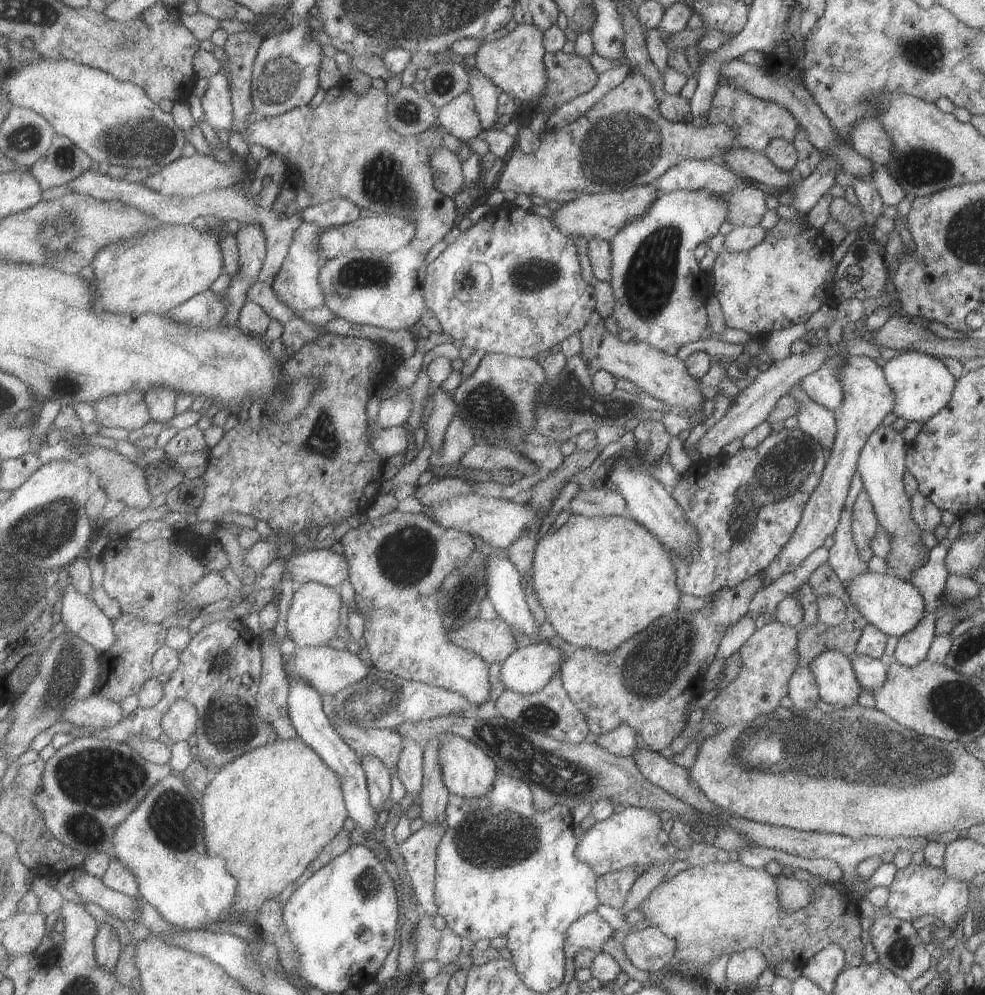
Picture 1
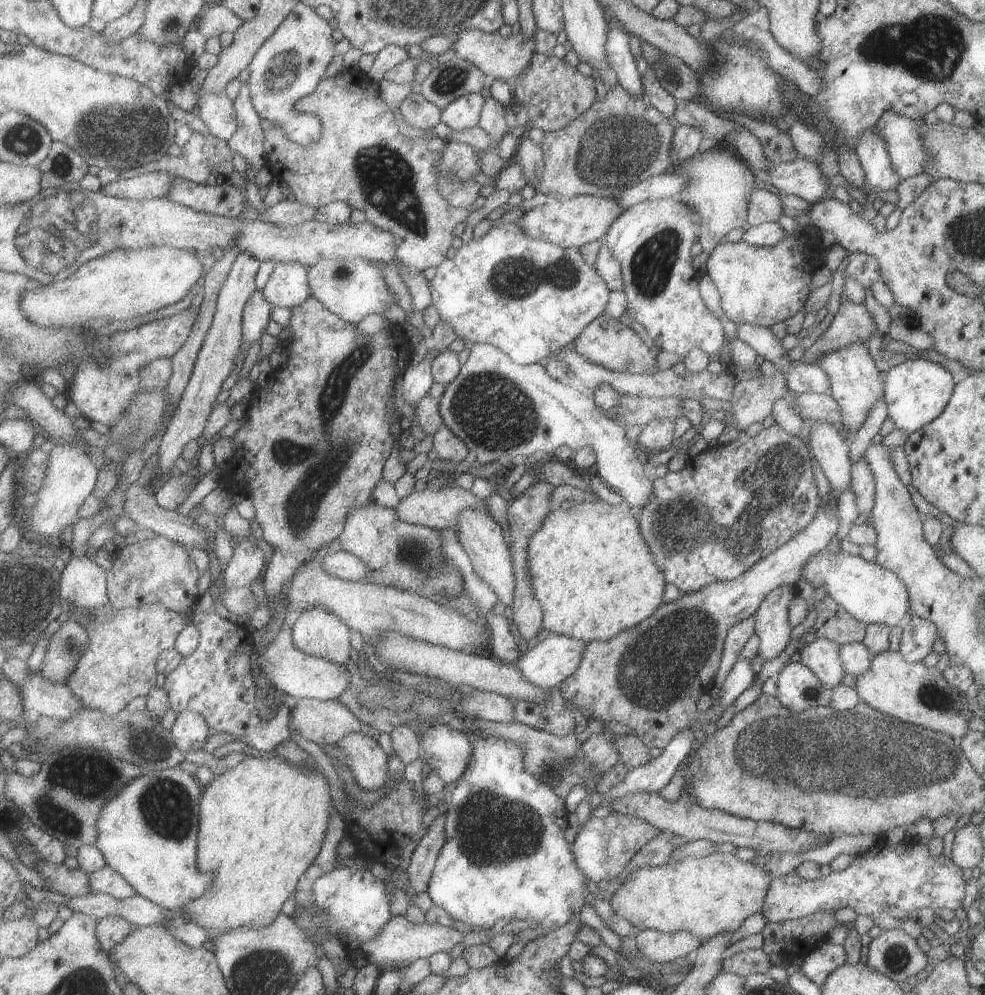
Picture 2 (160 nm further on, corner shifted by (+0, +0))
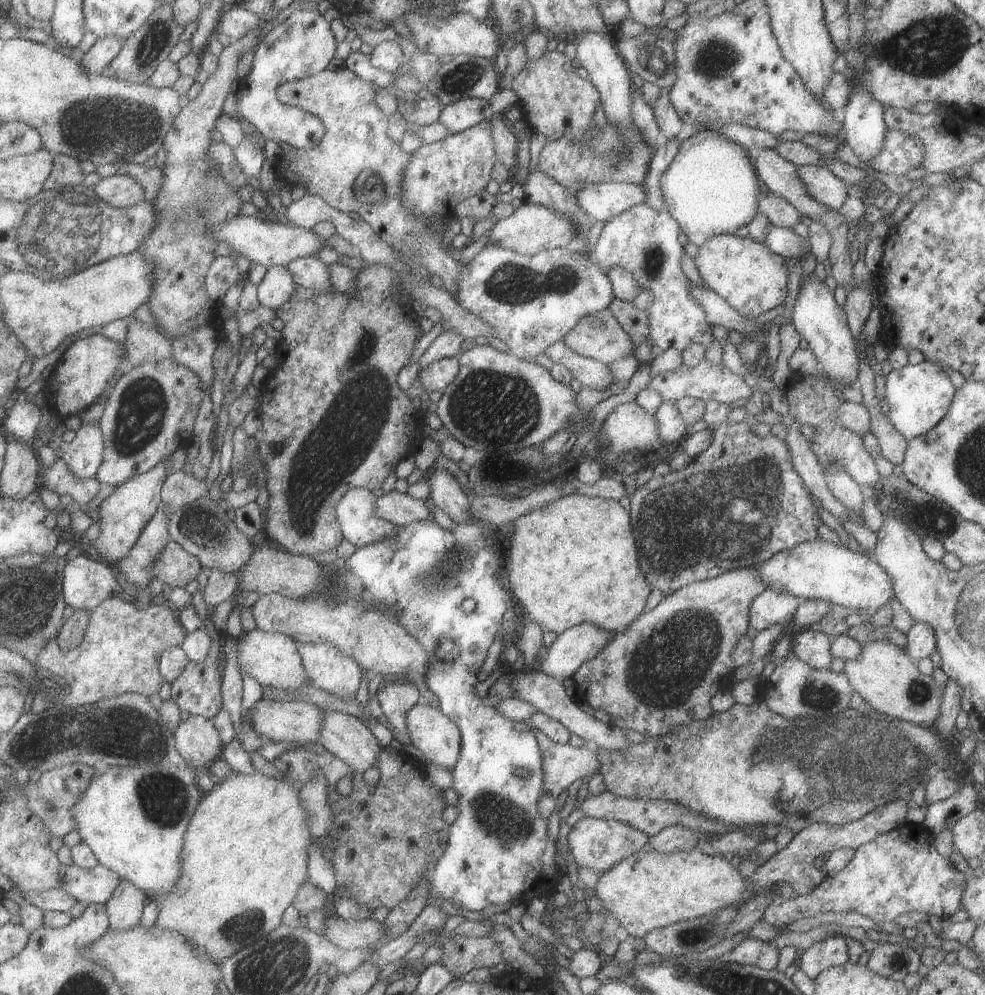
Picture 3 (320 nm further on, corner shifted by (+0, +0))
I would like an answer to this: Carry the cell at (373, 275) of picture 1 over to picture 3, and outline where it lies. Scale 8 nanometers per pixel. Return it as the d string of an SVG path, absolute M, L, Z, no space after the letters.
M305 256L293 260L286 268L291 270L295 281L313 292L331 292L335 290L329 280L329 270L316 256Z

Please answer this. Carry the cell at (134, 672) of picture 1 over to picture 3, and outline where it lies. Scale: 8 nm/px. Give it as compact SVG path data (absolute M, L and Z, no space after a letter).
M168 585L163 590L163 602L160 605L149 606L149 608L139 608L135 602L122 593L113 593L101 606L91 611L91 621L87 628L87 635L83 644L67 654L63 654L58 644L45 646L43 652L37 658L37 666L57 678L67 690L64 705L79 707L83 705L93 705L109 698L117 698L123 694L143 694L143 696L153 696L158 694L163 688L164 677L159 671L159 664L163 652L167 648L182 647L187 639L188 632L183 627L180 618L177 619L175 612L171 610L169 594L172 588Z

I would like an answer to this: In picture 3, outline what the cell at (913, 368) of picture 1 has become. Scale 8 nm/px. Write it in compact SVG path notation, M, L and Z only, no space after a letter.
M930 361L906 364L899 370L891 370L885 380L884 398L889 406L886 418L905 441L926 434L947 413L955 390L947 374Z

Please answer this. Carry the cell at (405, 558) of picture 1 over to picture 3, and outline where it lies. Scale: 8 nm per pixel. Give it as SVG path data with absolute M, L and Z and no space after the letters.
M351 488L339 500L335 517L343 539L356 549L395 536L397 527L374 513L375 497L367 488Z

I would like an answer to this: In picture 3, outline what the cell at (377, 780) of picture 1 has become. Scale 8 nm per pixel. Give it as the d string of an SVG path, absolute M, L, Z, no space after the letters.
M329 711L324 712L323 730L319 732L318 743L357 774L363 774L375 766L377 752L382 749L360 720Z

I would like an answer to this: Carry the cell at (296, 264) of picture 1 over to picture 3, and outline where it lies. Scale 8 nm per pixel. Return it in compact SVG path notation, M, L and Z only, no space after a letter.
M275 266L265 271L265 279L259 288L259 297L262 305L278 310L287 304L298 291L299 285L295 281L289 268Z

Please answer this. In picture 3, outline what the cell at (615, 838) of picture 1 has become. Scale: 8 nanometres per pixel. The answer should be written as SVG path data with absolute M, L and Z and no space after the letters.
M583 817L570 827L567 842L571 850L571 862L577 868L591 869L597 874L607 872L613 864L644 848L648 835L617 820Z

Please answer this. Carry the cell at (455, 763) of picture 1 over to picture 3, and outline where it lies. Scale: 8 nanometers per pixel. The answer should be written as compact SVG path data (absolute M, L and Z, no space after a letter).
M423 701L415 704L407 712L405 724L407 724L407 733L411 740L411 751L419 755L422 760L428 760L431 764L435 764L435 767L450 772L459 758L461 746L460 733L456 725L438 708L433 708Z

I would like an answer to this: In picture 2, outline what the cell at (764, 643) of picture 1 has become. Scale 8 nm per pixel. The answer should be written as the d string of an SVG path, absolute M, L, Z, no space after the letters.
M777 586L763 598L754 613L754 634L759 638L756 655L764 663L779 656L789 643L791 628L787 620L787 606L796 595L796 586Z

